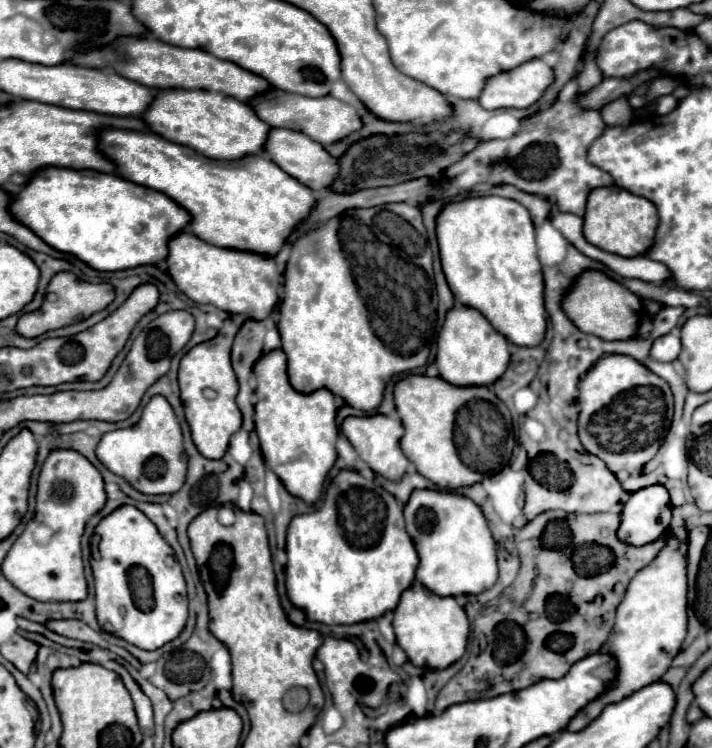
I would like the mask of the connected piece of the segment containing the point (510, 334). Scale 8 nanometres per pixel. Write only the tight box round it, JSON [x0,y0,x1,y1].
[436,196,546,346]

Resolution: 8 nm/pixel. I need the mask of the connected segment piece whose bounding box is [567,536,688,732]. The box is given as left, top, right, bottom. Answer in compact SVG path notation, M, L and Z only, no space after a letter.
M672 536L672 540L660 550L660 554L656 556L656 560L652 560L652 564L648 564L646 568L642 568L630 582L628 590L626 590L626 596L624 600L620 602L618 606L618 612L616 612L616 622L614 622L614 628L610 632L610 638L606 642L606 652L610 652L618 666L616 666L616 684L606 688L596 700L588 702L567 726L567 730L570 732L580 732L582 728L586 728L588 724L600 716L600 712L606 708L606 704L612 704L612 702L620 702L622 698L630 696L632 692L656 682L662 678L662 674L670 668L670 662L672 658L680 652L680 646L682 646L682 640L686 636L686 622L688 622L688 616L686 616L686 604L688 604L688 598L686 598L686 556L680 552L680 540L676 536Z

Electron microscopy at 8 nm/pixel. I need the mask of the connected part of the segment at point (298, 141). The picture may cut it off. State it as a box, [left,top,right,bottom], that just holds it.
[266,128,340,190]

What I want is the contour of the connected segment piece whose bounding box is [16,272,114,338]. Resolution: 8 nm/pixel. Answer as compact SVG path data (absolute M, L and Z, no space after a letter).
M58 272L58 274L54 274L54 278L50 280L50 284L46 288L46 296L44 296L42 306L34 312L22 314L18 318L16 330L24 338L36 338L48 330L56 330L56 328L80 322L80 320L92 316L94 312L104 310L112 300L114 300L112 284L104 284L104 282L102 284L90 284L90 282L78 280L72 272Z

